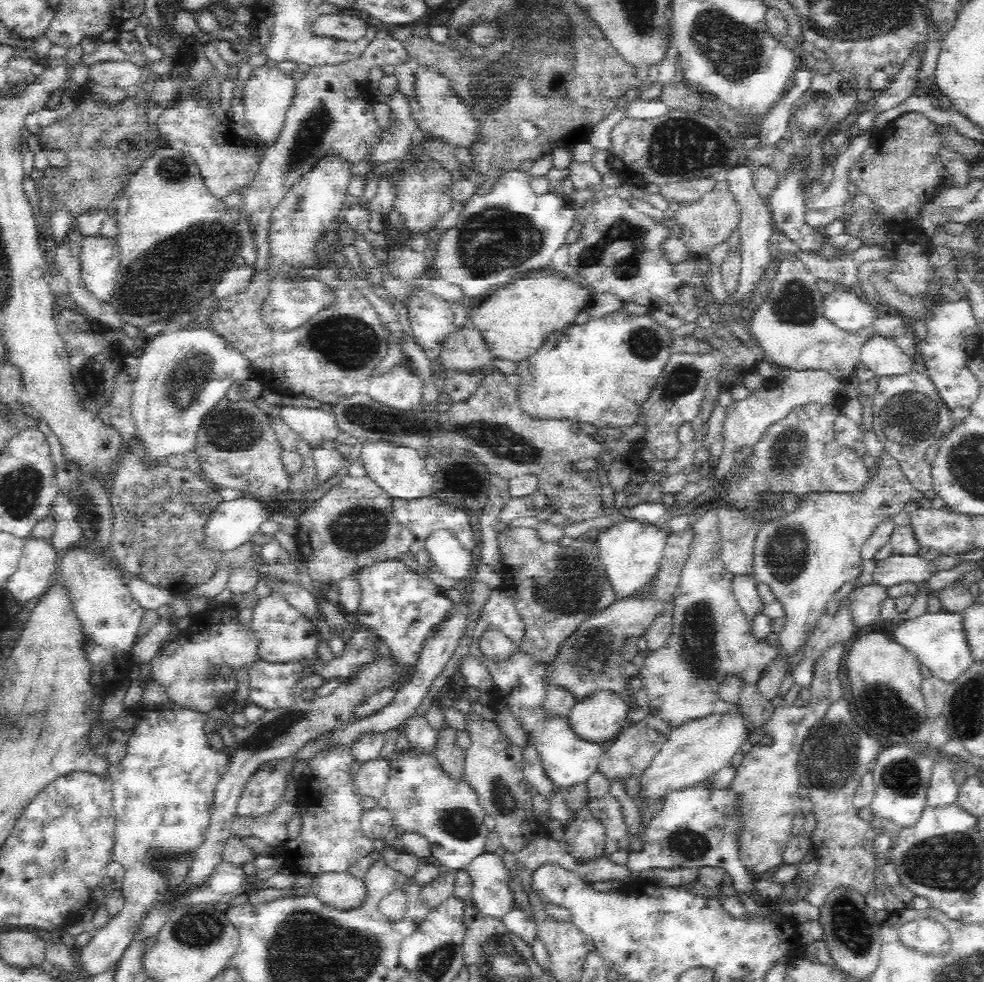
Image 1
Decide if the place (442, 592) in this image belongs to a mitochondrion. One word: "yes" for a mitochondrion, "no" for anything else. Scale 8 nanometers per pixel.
no

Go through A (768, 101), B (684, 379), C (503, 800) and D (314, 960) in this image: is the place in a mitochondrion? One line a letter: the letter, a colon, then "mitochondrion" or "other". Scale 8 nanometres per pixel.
A: other
B: mitochondrion
C: mitochondrion
D: mitochondrion

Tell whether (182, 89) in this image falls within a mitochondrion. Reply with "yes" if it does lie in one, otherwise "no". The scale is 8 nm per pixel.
no

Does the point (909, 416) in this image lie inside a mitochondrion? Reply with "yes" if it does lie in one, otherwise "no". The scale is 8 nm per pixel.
yes

